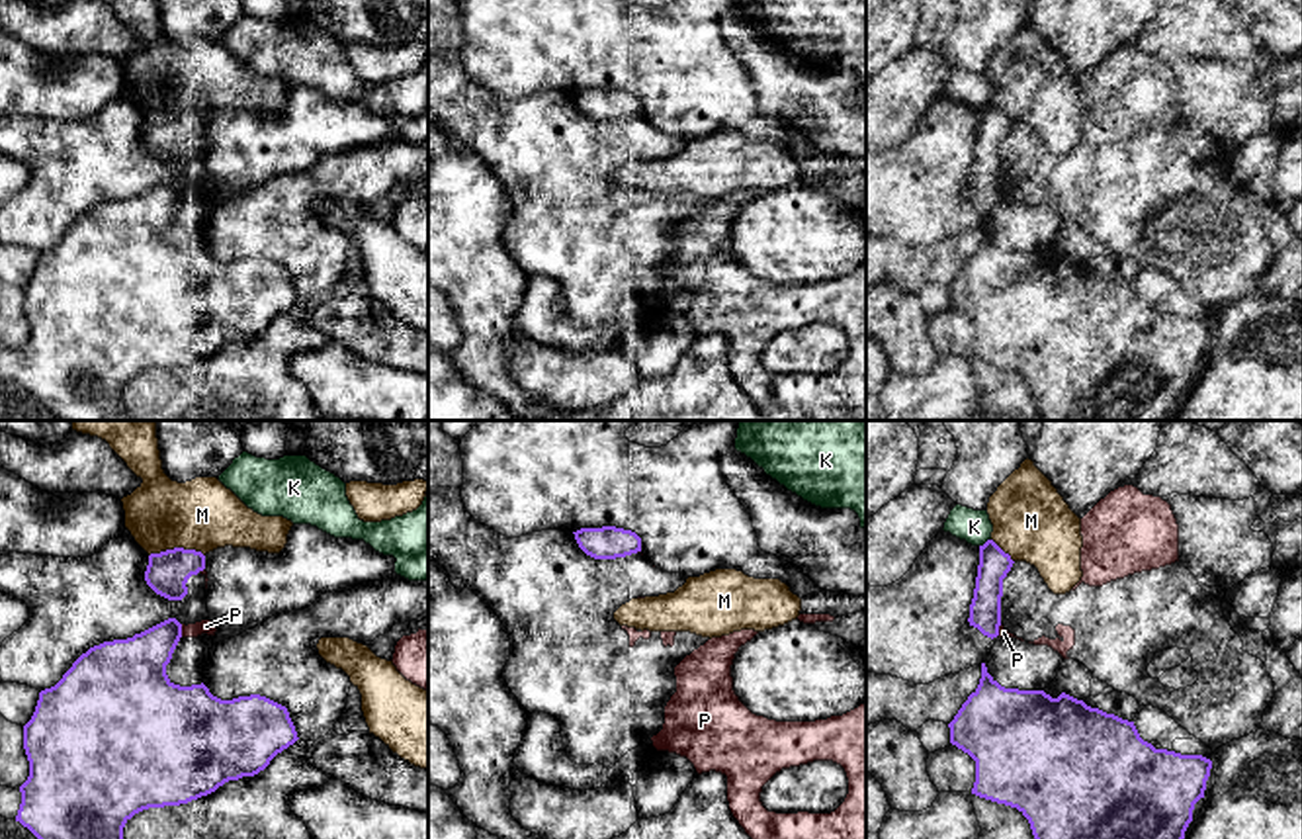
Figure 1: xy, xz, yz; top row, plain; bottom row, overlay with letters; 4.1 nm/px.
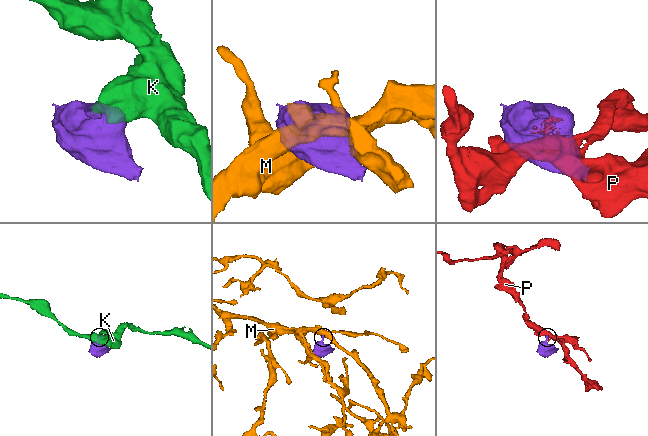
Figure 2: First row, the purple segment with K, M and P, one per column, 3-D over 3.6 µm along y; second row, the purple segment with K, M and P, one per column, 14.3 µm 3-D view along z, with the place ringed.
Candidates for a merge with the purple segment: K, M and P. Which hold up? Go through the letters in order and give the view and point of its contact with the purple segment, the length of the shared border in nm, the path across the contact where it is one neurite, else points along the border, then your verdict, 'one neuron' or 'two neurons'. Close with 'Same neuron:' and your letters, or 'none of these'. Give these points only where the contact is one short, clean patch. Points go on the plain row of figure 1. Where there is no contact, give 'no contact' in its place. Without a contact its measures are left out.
K: yz (986, 104) | 60 nm | two neurons
M: xy (176, 110) | 240 nm | two neurons
P: xy (180, 192) | 60 nm | two neurons
Same neuron: none of these

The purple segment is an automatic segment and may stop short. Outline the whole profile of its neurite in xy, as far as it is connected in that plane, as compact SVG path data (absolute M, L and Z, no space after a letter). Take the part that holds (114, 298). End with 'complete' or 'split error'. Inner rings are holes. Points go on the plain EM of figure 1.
M168 180L133 199L104 203L82 215L55 248L41 252L23 287L29 338L22 348L0 348L0 377L27 389L57 420L127 420L123 389L135 375L188 366L229 342L254 338L299 301L287 270L266 258L221 262L203 244L174 246L166 227L180 199L182 186Z | split error

